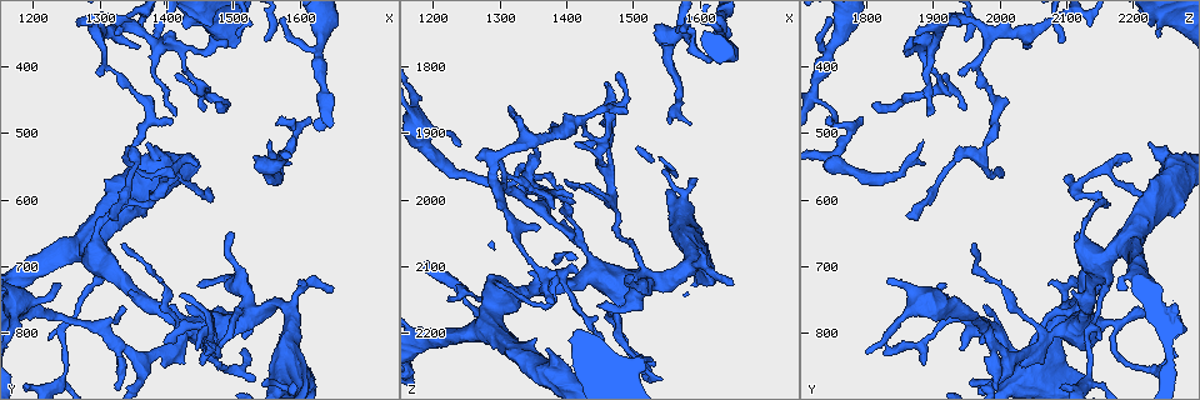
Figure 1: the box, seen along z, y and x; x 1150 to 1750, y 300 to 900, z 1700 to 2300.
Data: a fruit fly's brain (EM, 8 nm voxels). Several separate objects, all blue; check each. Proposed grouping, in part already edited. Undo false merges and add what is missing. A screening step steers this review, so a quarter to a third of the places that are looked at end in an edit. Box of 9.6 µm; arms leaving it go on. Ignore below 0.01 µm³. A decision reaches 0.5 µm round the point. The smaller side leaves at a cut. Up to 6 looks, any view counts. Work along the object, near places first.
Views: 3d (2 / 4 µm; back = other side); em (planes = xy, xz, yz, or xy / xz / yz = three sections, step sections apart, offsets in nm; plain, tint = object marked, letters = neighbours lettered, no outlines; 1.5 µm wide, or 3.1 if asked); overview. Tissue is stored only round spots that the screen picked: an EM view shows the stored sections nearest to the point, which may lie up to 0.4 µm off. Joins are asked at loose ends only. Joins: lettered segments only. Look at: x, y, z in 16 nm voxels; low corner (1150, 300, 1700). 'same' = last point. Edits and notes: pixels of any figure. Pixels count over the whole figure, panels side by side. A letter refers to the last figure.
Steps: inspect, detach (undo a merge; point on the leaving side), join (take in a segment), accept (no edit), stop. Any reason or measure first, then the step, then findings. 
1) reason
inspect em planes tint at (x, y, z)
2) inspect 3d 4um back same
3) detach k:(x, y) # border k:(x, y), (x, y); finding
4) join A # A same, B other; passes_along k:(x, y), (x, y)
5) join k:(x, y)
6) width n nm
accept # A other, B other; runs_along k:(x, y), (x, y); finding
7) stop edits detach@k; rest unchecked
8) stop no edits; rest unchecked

free end
inspect em planes letters at (1450, 825, 1945)

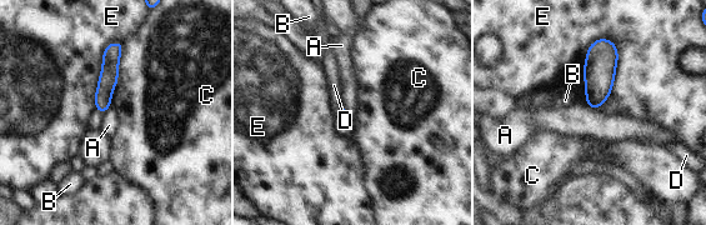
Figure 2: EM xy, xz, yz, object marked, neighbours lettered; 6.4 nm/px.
accept # A other, B other, C other, D other, E other; border 2:(586, 103), (590, 106), (600, 108); no lettered segment goes on from it

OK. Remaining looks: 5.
long arm stops here
inspect 3d 4um at (1335, 660, 1955)

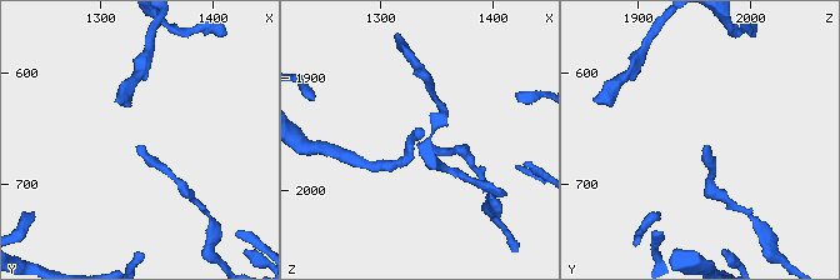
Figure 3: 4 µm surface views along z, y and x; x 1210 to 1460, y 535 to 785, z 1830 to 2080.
now the EM
inspect em planes letters at (1336, 666, 1962)

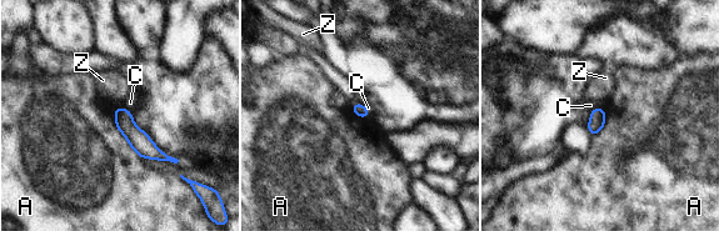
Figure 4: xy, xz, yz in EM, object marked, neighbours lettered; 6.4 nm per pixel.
width 80 nm
accept # A other, C other, Z other; runs_along 4:(119, 110), (125, 125), (165, 157); none of them fits

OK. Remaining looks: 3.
sharp bend
inspect em planes letters at (1375, 610, 2160)

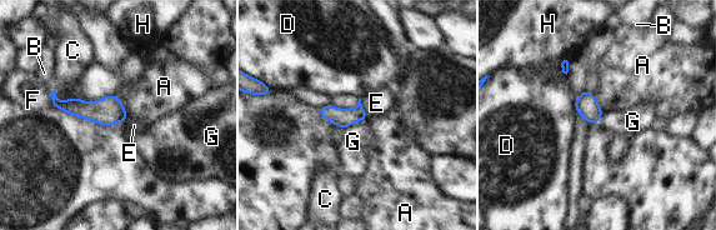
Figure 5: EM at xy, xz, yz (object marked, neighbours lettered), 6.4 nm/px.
longest_contact A 190 nm
accept # A other, B other, C other, D other, E other, F other, G other, H other; border 5:(362, 119), (341, 129); one cell here

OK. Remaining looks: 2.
stop no edits; rest unchecked

